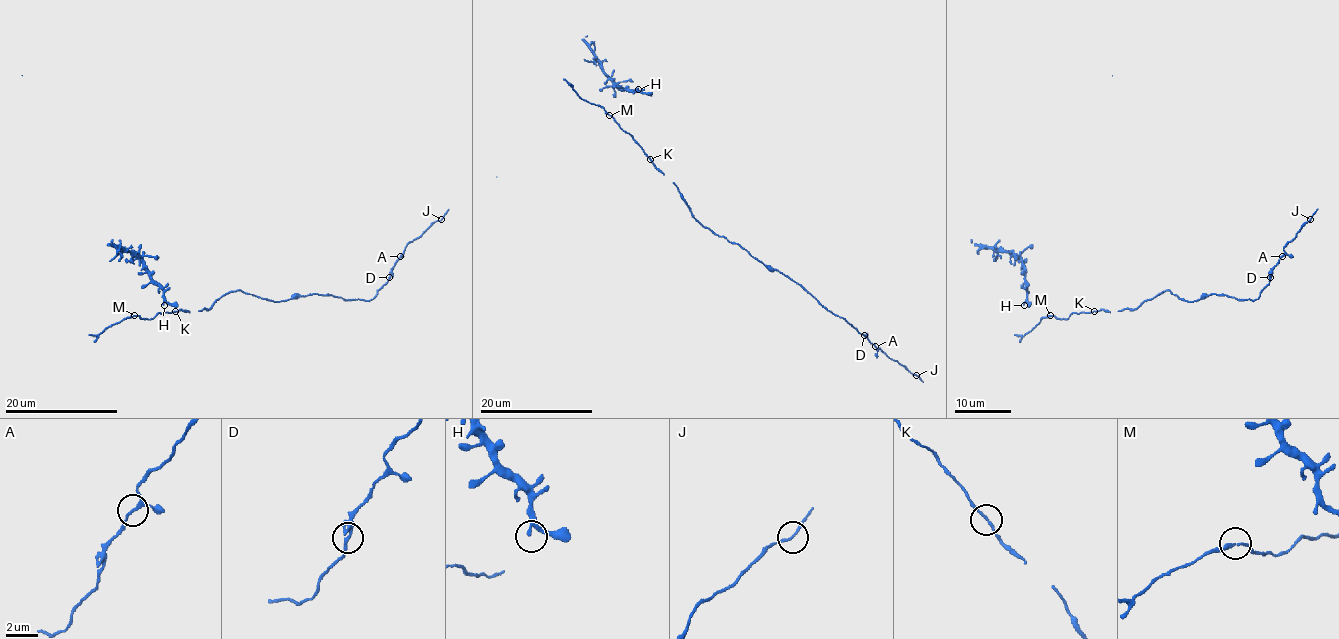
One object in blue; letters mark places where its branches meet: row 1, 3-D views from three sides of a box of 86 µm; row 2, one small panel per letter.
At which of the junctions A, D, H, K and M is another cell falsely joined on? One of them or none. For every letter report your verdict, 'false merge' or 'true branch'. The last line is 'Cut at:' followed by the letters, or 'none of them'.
A: true branch
D: true branch
H: true branch
K: true branch
M: true branch
Cut at: none of them

